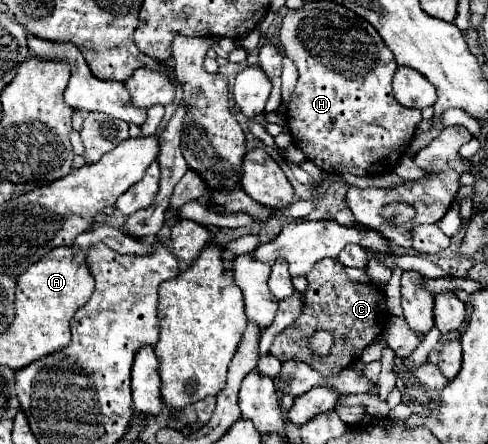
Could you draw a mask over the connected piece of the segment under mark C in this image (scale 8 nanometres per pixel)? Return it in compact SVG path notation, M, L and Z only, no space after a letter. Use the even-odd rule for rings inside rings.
M321 259L305 277L309 281L309 287L305 291L303 315L299 315L291 327L275 337L275 343L271 345L271 355L275 355L279 361L297 359L321 371L323 375L335 375L337 371L345 369L337 361L357 361L363 349L369 347L383 333L385 321L389 319L385 293L373 283L353 283L345 275L345 269L337 259ZM325 327L329 327L329 331L335 335L335 347L327 357L313 357L309 353L309 337L315 333L315 329Z

